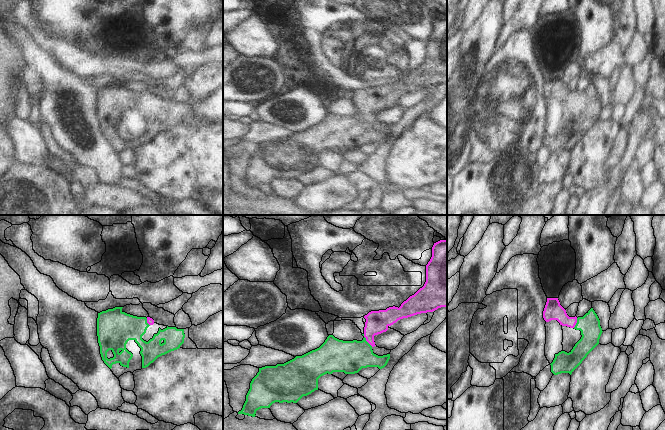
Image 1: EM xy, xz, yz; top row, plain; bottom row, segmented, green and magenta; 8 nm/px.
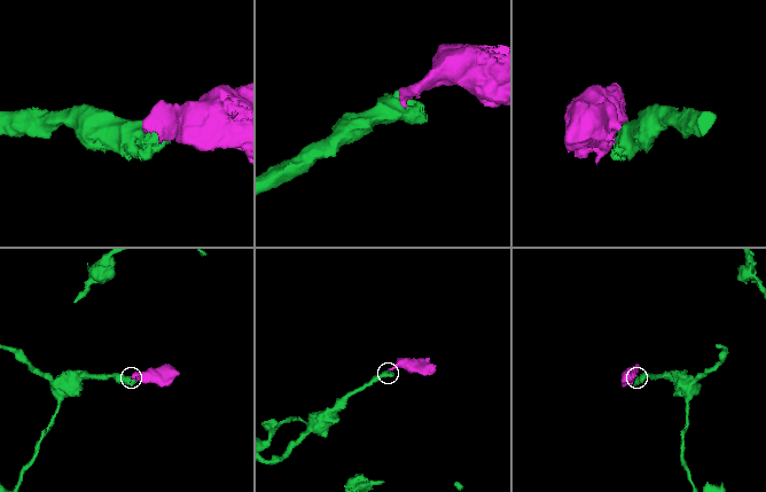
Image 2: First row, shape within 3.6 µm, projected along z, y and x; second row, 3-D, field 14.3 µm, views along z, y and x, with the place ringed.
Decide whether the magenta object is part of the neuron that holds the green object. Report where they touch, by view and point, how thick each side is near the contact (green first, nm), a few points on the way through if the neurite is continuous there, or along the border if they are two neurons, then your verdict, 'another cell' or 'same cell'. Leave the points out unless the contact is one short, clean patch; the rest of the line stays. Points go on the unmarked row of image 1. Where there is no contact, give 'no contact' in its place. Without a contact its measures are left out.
contact xz (365, 116); calibres 260 and 190 nm; way xz (350, 133), (365, 116), (377, 98); same cell

